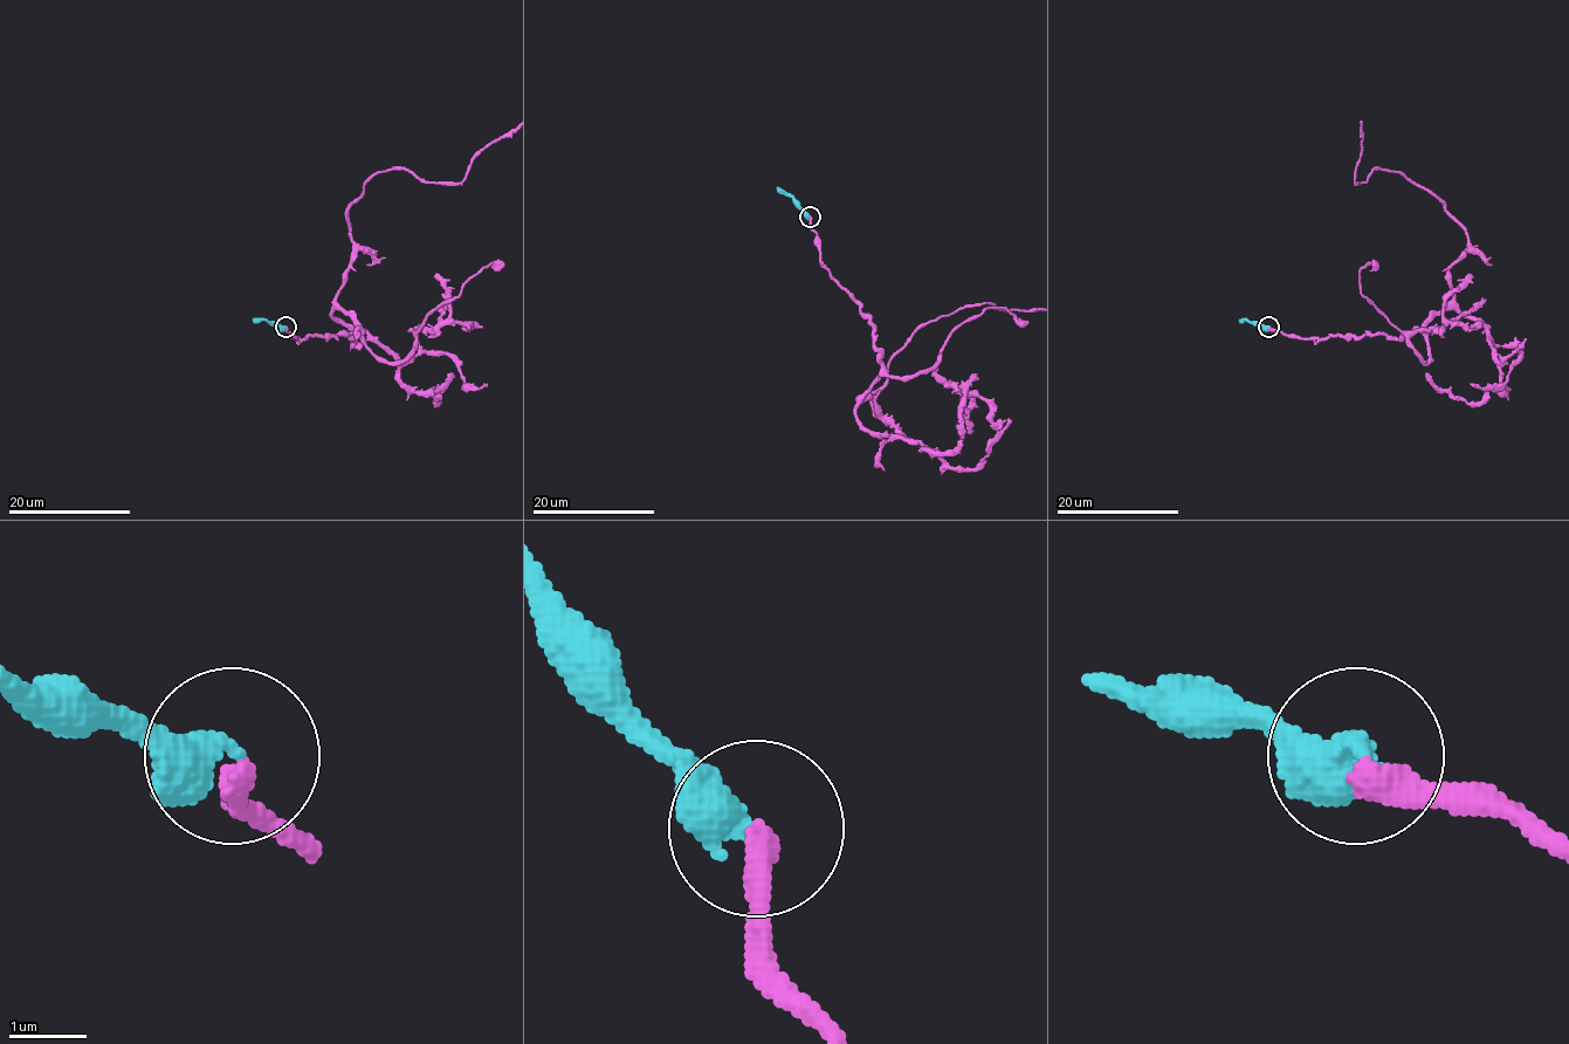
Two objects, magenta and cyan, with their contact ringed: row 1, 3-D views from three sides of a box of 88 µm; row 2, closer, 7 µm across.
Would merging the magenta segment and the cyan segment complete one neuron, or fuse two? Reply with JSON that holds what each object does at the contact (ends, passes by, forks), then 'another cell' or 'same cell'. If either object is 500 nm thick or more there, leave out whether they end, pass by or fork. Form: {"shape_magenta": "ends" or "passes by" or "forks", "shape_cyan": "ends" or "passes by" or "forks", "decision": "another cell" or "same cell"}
{"shape_magenta": "ends", "shape_cyan": "ends", "decision": "same cell"}

